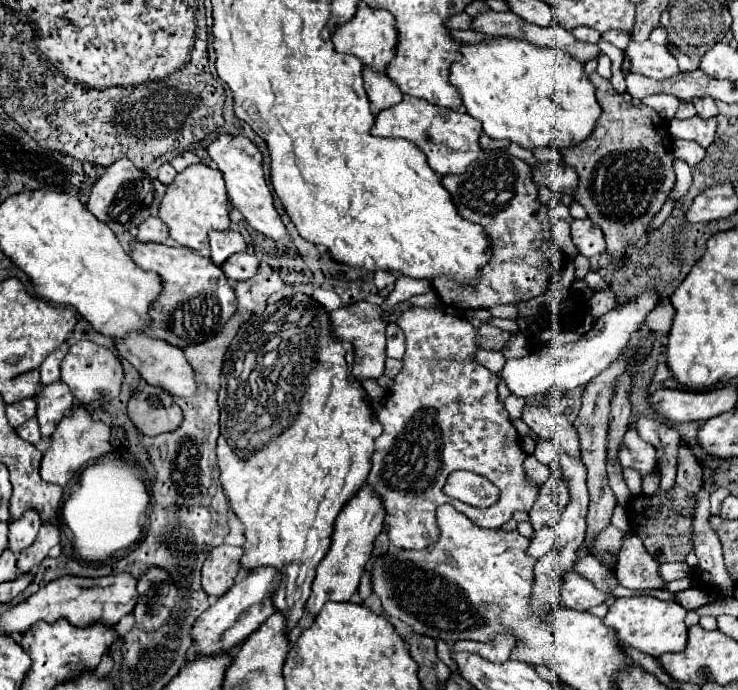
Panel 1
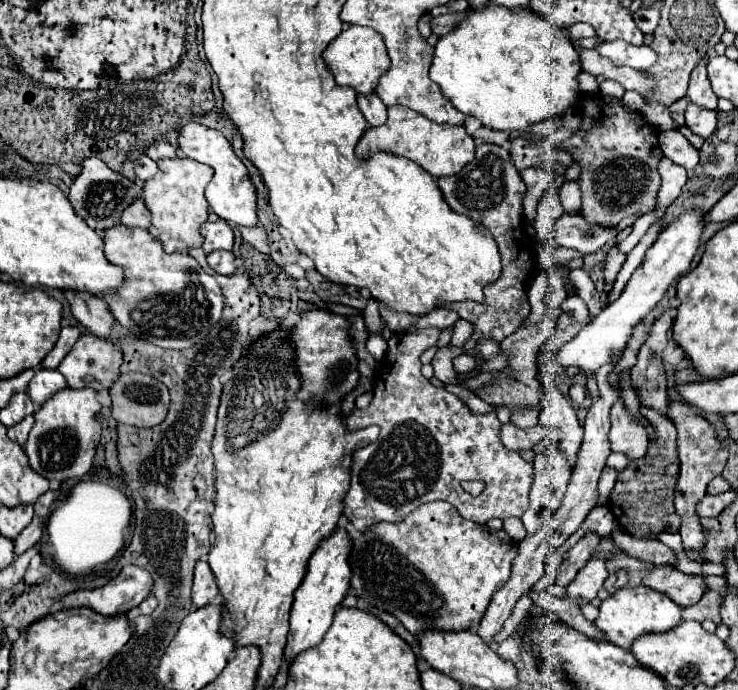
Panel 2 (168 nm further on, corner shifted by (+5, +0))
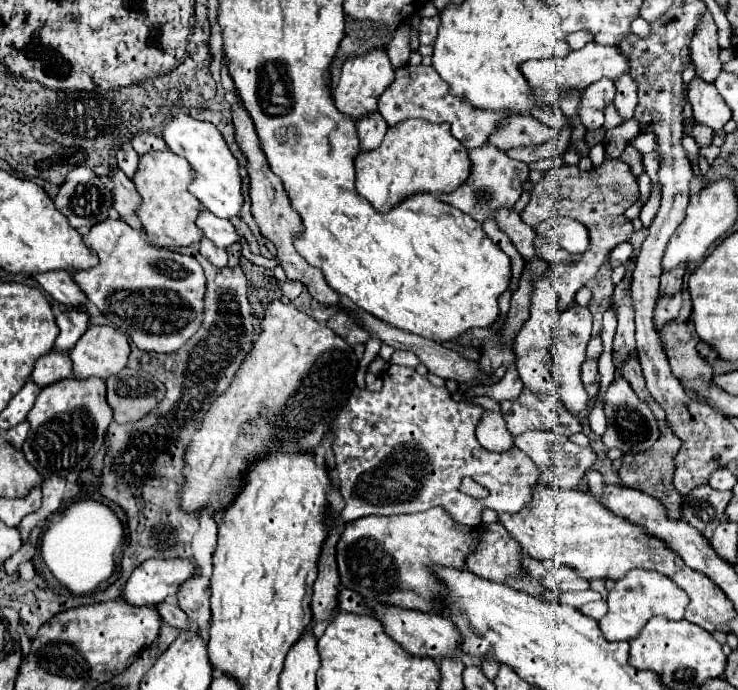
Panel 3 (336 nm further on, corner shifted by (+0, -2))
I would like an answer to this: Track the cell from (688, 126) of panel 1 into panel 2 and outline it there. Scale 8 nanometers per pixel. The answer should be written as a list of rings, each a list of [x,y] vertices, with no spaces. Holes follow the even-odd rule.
[[[690,103],[686,109],[686,125],[694,135],[708,139],[716,129],[716,111]]]

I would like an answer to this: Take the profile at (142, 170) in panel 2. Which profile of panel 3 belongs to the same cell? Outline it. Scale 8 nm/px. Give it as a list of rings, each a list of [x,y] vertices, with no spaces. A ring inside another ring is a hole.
[[[121,143],[117,147],[117,153],[115,153],[115,159],[117,159],[117,167],[127,175],[127,177],[133,177],[135,169],[137,169],[137,163],[139,163],[139,155],[131,149],[131,143]]]

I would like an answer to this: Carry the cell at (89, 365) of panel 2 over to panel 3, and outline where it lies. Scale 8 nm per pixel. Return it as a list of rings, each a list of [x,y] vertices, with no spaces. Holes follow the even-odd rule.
[[[89,325],[87,333],[71,349],[73,375],[77,379],[101,377],[119,373],[127,365],[127,337],[109,325]]]

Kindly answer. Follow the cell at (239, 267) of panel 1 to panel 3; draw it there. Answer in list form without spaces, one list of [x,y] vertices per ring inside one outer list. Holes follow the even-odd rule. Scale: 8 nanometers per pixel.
[[[203,237],[199,241],[199,253],[209,261],[213,263],[215,267],[227,267],[227,251],[225,249],[217,249],[207,237]]]

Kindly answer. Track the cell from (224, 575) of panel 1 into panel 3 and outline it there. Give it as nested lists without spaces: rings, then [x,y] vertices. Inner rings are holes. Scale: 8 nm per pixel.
[[[197,575],[189,581],[185,581],[185,585],[181,585],[181,589],[177,591],[177,603],[179,607],[187,613],[187,617],[197,625],[197,629],[201,633],[205,633],[209,621],[211,621],[211,609],[209,609],[209,577]]]

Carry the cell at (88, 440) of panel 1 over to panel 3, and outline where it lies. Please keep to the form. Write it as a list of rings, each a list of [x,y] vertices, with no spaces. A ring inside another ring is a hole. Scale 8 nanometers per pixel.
[[[97,377],[61,379],[53,385],[47,385],[37,395],[37,401],[27,417],[31,425],[29,437],[25,439],[21,451],[41,477],[67,477],[69,473],[81,473],[89,467],[91,457],[101,449],[111,419],[113,411],[105,399],[105,381]]]

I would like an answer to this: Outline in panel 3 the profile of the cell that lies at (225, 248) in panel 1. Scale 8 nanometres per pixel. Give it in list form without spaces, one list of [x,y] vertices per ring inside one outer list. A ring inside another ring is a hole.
[[[201,209],[197,215],[197,225],[199,229],[205,233],[205,237],[209,237],[217,247],[227,249],[231,243],[239,241],[239,235],[235,233],[235,227],[231,225],[229,219],[221,219],[215,217],[213,213],[209,213],[207,209]]]

